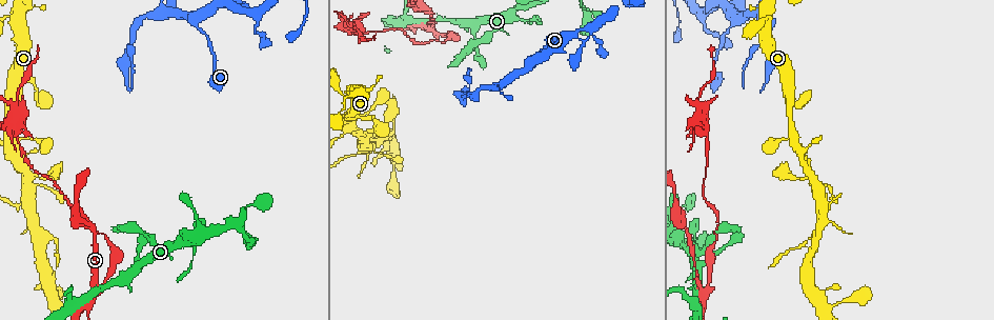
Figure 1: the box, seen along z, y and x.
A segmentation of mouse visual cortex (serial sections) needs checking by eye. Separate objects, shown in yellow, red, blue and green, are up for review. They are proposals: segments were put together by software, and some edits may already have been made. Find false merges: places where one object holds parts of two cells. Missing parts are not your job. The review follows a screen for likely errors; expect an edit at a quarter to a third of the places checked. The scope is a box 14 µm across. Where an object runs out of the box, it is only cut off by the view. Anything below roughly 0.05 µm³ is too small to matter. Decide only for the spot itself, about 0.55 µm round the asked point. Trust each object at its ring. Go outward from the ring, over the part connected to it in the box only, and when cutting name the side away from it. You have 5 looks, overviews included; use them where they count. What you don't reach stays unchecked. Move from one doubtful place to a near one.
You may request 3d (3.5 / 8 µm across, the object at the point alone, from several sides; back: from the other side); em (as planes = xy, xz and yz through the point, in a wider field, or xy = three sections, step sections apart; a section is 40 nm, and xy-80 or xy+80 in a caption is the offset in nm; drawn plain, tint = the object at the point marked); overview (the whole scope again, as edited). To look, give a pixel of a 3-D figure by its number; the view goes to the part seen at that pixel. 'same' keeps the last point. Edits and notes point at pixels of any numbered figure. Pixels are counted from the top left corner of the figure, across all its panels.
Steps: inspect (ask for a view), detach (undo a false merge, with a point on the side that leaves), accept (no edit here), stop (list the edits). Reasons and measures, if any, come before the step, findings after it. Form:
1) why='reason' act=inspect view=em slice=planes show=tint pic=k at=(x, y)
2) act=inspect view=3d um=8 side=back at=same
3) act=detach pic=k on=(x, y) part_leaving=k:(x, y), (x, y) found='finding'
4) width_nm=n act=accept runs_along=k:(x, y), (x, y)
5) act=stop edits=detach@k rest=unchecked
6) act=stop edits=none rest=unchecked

why='sharp bend' act=inspect view=3d um=3.5 pic=1 at=(702, 292)

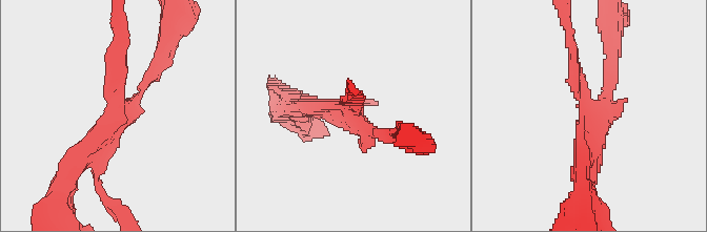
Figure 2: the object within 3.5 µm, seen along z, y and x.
why='now the EM' act=inspect view=em slice=xy step=2 show=tint pic=2 at=(355, 113)

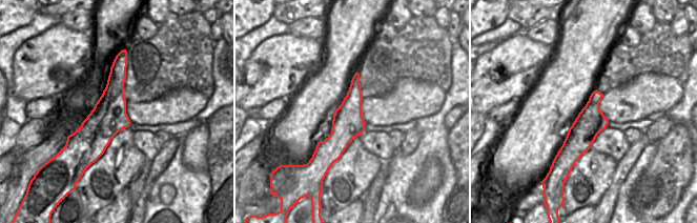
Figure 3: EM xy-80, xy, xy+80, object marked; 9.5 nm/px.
act=detach pic=2 on=(149, 72) part_leaving=2:(128, 114), (155, 72), (170, 30) found='a second cell is stuck on'

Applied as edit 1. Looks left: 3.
why='redraw' act=inspect view=overview

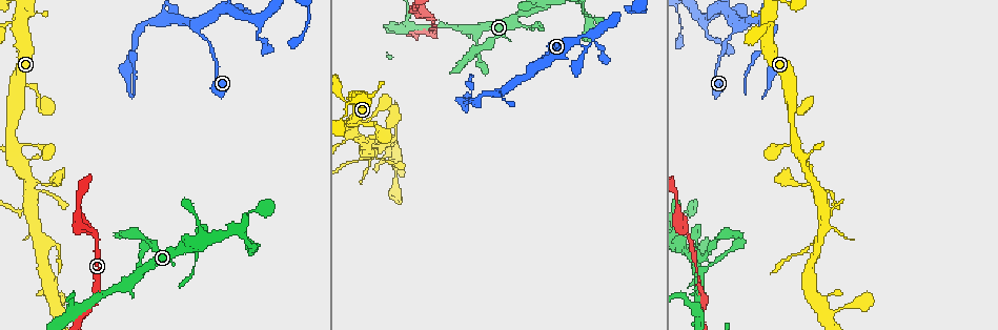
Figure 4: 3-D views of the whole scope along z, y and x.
why='small branch off a trunk' act=inspect view=3d um=8 pic=4 at=(820, 196)

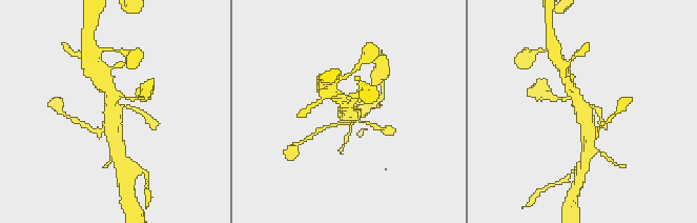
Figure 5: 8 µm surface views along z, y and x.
arms=4 arm_widths_nm=150,150,400,500 why='need the tissue' act=inspect view=em slice=xy step=1 show=tint pic=5 at=(114, 112)

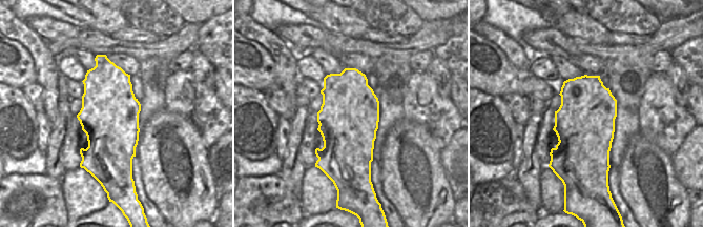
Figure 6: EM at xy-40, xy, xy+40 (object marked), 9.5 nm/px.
width_nm=550 act=accept runs_along=5:(570, 87), (586, 115), (589, 143) found='one cell here'

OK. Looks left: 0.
act=stop edits=detach@2 rest=unchecked

